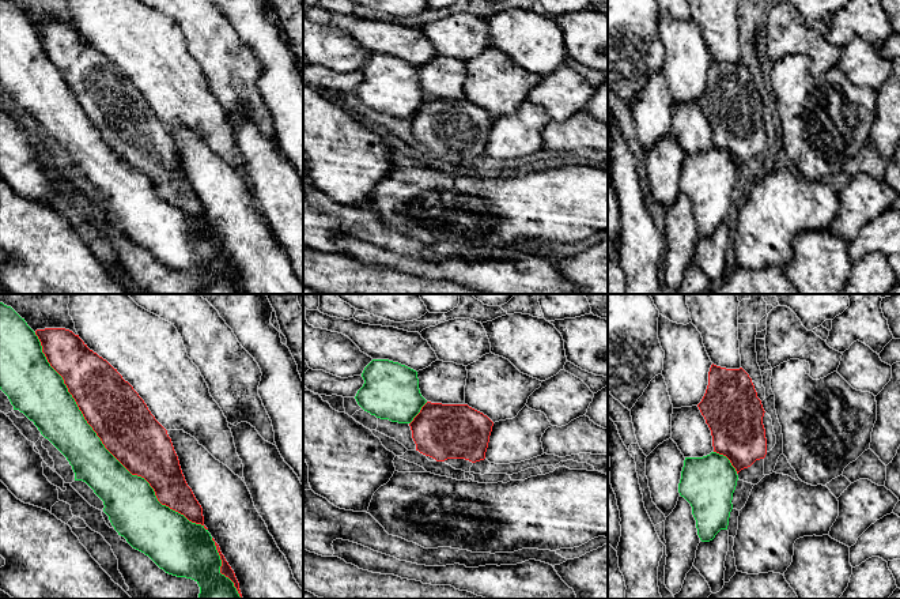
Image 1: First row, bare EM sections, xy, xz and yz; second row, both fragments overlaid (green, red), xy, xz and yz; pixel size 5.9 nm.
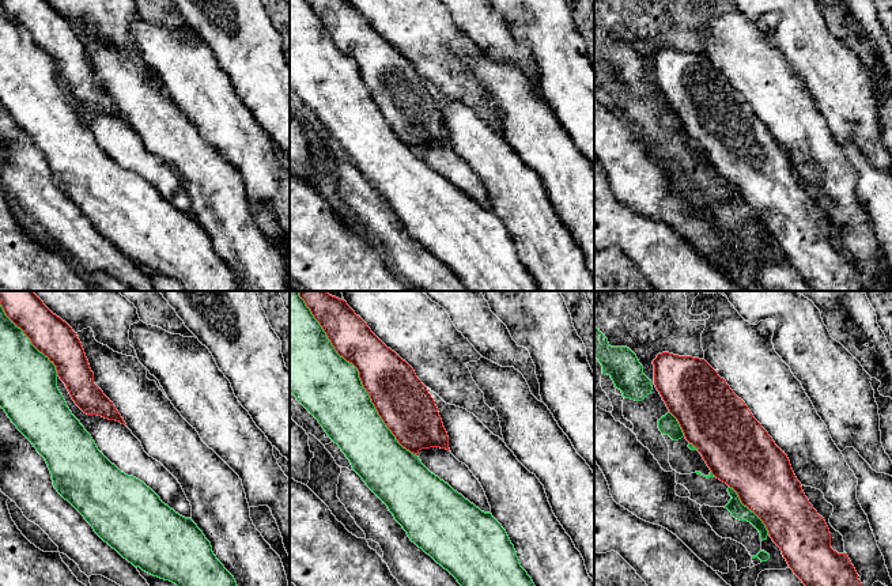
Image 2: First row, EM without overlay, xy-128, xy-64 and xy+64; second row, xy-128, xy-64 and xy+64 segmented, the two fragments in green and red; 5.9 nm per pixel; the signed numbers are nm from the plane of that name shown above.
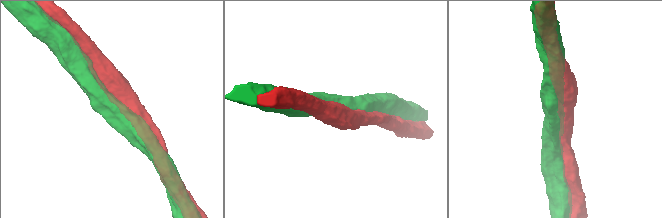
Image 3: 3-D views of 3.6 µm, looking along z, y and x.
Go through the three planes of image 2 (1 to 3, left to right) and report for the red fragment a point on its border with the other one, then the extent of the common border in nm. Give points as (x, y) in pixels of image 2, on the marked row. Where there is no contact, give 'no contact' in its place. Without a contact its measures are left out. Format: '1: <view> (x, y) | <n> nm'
1: xy-128 (29, 340) | 550 nm
2: xy-64 (358, 374) | 1200 nm
3: xy+64 (748, 509) | 380 nm

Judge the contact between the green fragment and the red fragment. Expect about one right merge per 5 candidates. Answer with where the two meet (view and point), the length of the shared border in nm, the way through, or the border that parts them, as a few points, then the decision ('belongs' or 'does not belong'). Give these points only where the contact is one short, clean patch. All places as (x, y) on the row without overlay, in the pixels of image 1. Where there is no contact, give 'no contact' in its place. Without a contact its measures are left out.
xy (102, 139) | 1550 nm | does not belong

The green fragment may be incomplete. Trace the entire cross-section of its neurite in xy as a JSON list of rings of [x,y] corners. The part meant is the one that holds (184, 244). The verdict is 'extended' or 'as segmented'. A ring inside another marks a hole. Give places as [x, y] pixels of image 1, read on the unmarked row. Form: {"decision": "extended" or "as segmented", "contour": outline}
{"decision": "as segmented", "contour": [[[0,0],[0,84],[8,91],[14,105],[23,108],[69,157],[75,176],[86,177],[103,196],[103,207],[118,230],[136,245],[148,250],[166,268],[194,275],[200,282],[198,294],[242,294],[234,278],[220,268],[222,255],[208,225],[189,216],[184,210],[162,200],[150,178],[132,170],[102,139],[84,114],[63,72],[50,61],[35,27],[11,1]]]}

